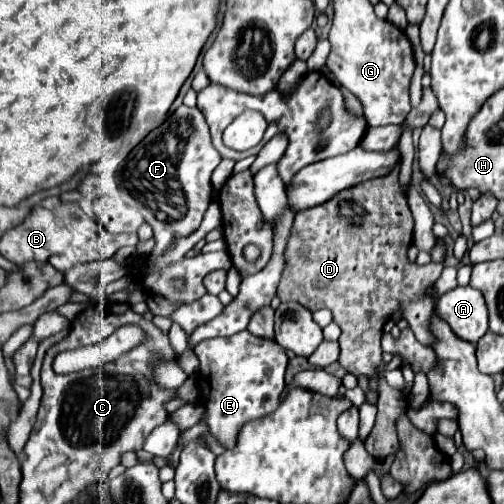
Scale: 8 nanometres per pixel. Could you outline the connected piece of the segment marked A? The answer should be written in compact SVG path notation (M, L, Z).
M455 287L441 295L435 303L435 313L459 339L469 343L477 343L489 329L485 299L473 287Z

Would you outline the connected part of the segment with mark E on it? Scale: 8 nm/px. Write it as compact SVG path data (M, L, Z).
M249 331L231 337L213 337L195 345L201 361L201 375L209 383L199 383L201 403L207 407L207 423L211 433L227 447L235 447L239 429L259 417L273 413L279 407L279 395L285 387L287 355L281 345L271 339L255 337Z

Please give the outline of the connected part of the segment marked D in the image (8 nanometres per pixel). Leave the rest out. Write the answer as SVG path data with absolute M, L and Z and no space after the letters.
M399 167L381 179L359 183L357 187L337 193L323 205L297 213L285 251L287 267L277 291L281 301L295 301L311 311L317 311L321 307L333 311L333 319L343 331L339 337L339 363L349 373L353 373L355 377L373 377L375 369L381 369L377 423L365 441L365 449L377 461L383 461L387 455L399 449L395 419L407 407L403 393L391 389L383 379L383 325L395 311L401 309L417 341L423 345L433 345L435 335L429 329L433 299L425 295L425 289L435 283L443 271L441 263L421 267L407 259L413 217L407 199L399 189L397 177Z

